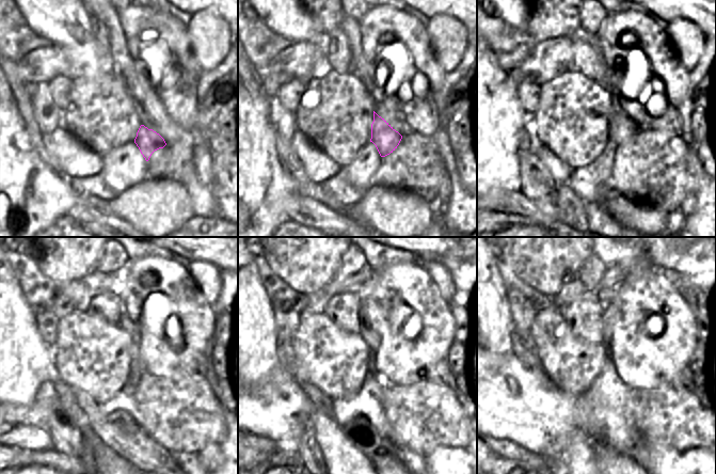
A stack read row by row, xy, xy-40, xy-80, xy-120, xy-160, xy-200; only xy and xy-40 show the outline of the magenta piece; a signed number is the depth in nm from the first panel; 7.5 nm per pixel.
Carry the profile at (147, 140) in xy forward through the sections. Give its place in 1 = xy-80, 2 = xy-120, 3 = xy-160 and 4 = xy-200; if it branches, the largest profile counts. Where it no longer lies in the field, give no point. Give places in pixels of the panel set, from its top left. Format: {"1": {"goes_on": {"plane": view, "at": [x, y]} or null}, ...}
{"1": {"goes_on": {"plane": "xy-80", "at": [621, 128]}}, "2": {"goes_on": {"plane": "xy-120", "at": [137, 369]}}, "3": {"goes_on": {"plane": "xy-160", "at": [369, 335]}}, "4": {"goes_on": {"plane": "xy-200", "at": [604, 296]}}}

